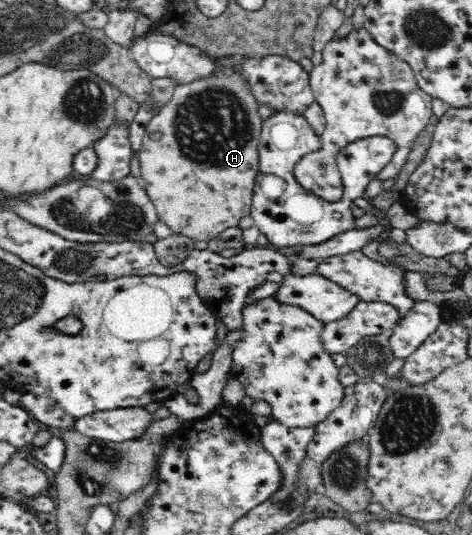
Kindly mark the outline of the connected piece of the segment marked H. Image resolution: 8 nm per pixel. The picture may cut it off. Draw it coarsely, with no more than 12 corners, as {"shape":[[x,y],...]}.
{"shape":[[236,69],[175,86],[139,153],[195,242],[250,215],[263,120]]}

